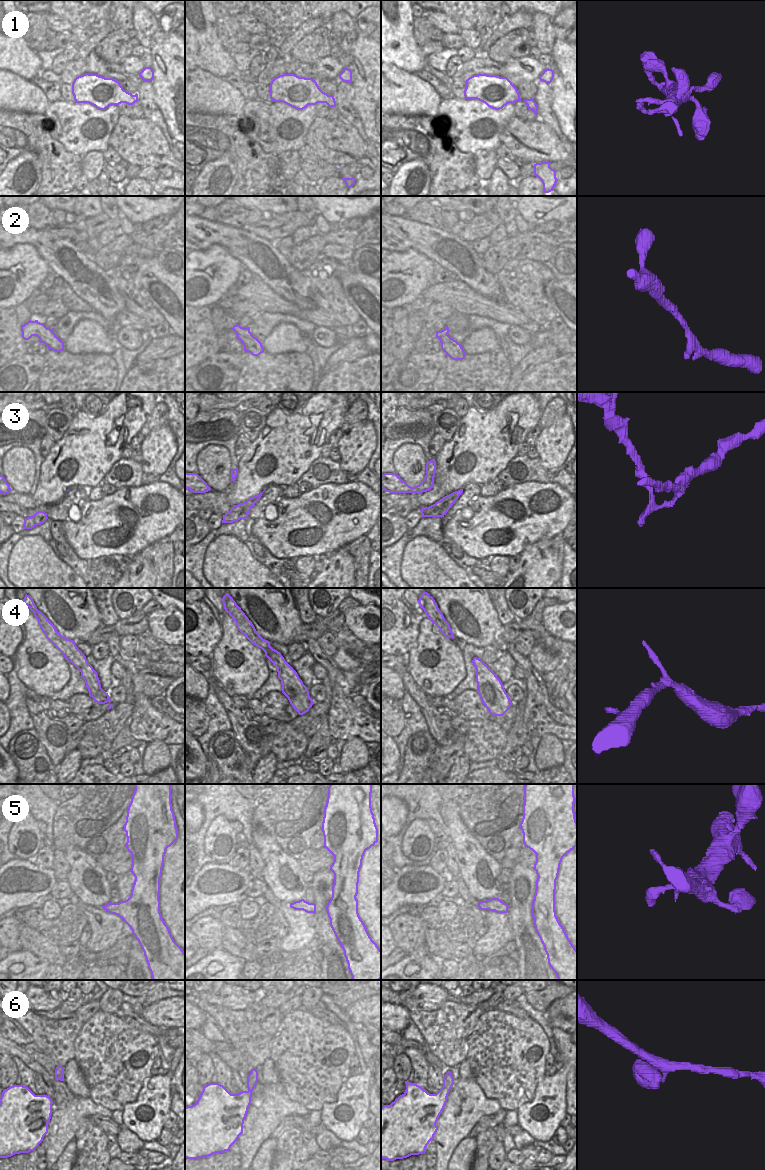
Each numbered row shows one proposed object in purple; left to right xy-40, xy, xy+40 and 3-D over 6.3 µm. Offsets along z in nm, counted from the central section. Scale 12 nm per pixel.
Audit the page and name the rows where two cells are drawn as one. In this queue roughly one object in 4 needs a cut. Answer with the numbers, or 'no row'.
3

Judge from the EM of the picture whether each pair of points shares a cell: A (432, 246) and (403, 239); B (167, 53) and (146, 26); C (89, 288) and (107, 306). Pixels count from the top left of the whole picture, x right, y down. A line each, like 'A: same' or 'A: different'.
A: same
B: different
C: same

